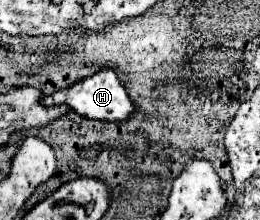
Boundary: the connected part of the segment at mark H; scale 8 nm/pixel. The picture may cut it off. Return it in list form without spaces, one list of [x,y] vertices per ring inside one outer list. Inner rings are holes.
[[[104,68],[100,70],[98,74],[70,86],[70,88],[64,88],[64,90],[58,90],[54,92],[52,96],[44,96],[42,102],[46,106],[60,106],[60,104],[66,104],[70,106],[76,114],[84,116],[84,118],[90,118],[90,120],[102,120],[102,122],[126,122],[132,114],[134,114],[134,104],[128,96],[128,92],[124,90],[124,86],[120,84],[118,76],[114,74],[114,70],[110,68]]]

